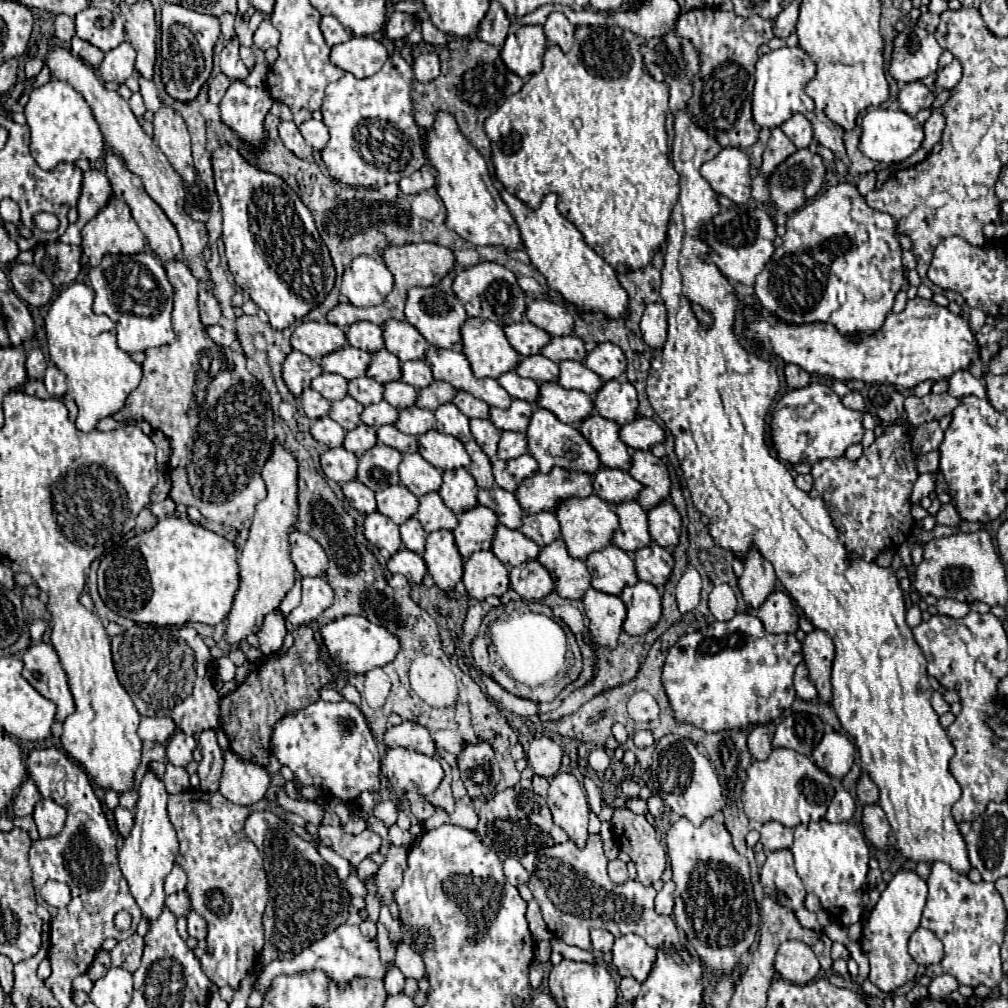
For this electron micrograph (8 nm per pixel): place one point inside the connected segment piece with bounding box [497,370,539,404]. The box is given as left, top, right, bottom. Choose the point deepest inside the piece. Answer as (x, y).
(518, 387)

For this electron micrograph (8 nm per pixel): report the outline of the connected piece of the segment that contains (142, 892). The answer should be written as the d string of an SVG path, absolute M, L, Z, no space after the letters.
M149 770L145 780L141 782L139 788L139 802L137 802L137 810L135 810L135 826L129 834L129 838L125 838L123 848L119 850L119 866L121 872L125 876L125 880L129 882L129 890L137 902L137 906L143 912L143 918L147 920L155 920L159 918L159 914L163 912L165 906L165 878L171 872L173 864L175 864L175 856L179 854L179 842L177 842L177 834L175 828L171 826L171 820L167 816L167 790L165 784L159 782L155 778L155 774Z

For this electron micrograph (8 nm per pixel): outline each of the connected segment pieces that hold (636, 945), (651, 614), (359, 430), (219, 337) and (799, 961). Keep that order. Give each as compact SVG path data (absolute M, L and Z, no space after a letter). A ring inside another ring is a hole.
M637 934L619 936L613 946L613 964L619 970L619 976L633 976L637 982L643 982L655 960L655 948L647 946Z
M639 580L633 586L625 586L621 592L621 600L627 606L627 618L623 622L623 630L627 634L645 634L661 618L661 596L649 582Z
M359 424L357 428L349 430L349 432L345 434L345 440L343 440L343 446L345 446L349 452L357 454L357 456L361 456L365 450L373 448L375 444L377 444L375 428L373 428L373 426L367 426L367 424Z
M221 324L209 326L209 328L207 328L207 334L209 334L209 336L213 338L213 342L215 342L215 344L219 344L219 346L231 346L231 344L237 340L235 332L233 332L231 328L221 326Z
M787 940L777 950L775 970L787 982L807 984L807 982L813 982L817 978L819 960L805 942Z

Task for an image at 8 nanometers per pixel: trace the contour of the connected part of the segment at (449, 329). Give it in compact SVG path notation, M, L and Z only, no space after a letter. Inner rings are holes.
M415 286L407 292L407 302L405 302L405 320L415 326L421 336L439 348L449 348L455 352L461 352L461 336L459 336L459 328L465 322L467 312L463 308L463 304L459 302L459 298L455 294L445 294L443 290L429 286L429 288L421 288Z

